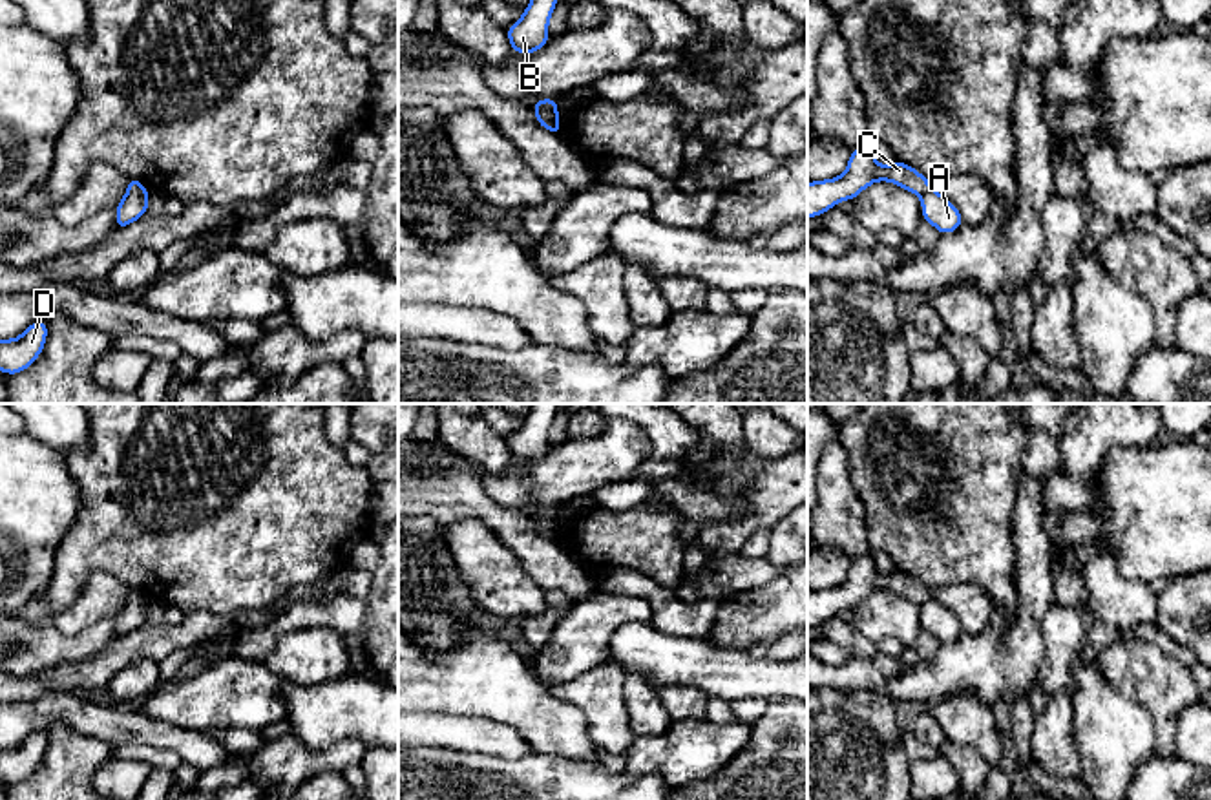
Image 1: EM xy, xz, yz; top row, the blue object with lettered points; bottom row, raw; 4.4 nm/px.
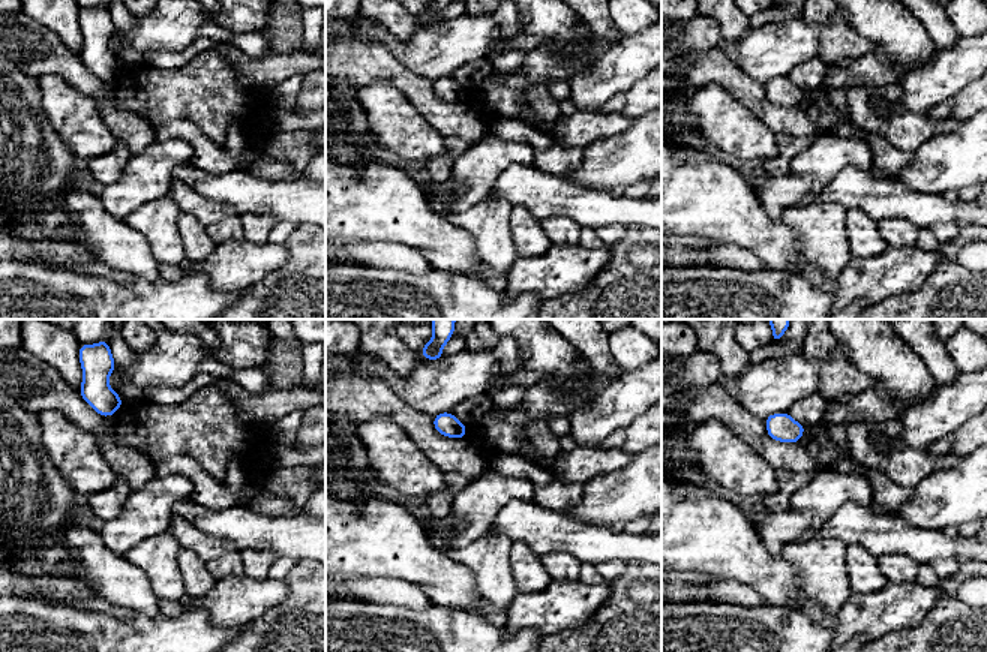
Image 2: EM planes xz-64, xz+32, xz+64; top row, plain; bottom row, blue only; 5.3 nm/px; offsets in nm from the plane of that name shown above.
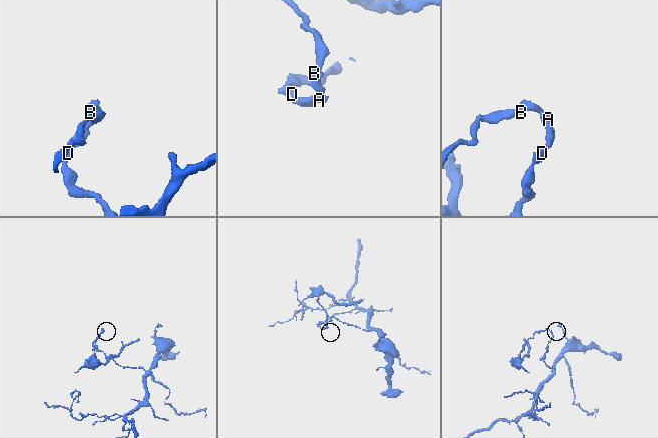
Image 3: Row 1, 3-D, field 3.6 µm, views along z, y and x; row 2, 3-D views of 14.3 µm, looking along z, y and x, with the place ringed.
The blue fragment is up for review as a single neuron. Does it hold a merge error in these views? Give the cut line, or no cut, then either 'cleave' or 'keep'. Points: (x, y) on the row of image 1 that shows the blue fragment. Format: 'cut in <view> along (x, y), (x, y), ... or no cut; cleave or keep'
cut in xz along (536, 110), (556, 112); cleave

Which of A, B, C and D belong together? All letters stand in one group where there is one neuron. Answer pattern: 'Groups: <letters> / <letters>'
Groups: A D / B C

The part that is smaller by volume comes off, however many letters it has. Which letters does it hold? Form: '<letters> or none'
B, C

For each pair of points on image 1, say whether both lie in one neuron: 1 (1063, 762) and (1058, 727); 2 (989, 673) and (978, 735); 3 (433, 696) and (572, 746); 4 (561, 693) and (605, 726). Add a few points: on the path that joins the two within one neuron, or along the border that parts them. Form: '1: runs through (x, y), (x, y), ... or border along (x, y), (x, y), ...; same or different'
1: runs through (1058, 753), (1058, 736); same
2: border along (941, 698), (974, 693), (990, 707); different
3: runs through (468, 696), (514, 696), (537, 716); same
4: runs through (572, 693), (598, 715); same

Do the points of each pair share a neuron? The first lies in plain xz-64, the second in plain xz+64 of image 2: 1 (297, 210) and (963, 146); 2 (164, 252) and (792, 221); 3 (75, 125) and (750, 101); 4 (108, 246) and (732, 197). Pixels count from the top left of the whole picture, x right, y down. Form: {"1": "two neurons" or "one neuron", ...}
{"1": "two neurons", "2": "one neuron", "3": "two neurons", "4": "one neuron"}

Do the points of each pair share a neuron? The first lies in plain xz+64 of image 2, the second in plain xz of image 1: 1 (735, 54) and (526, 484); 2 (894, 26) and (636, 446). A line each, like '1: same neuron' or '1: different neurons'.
1: same neuron
2: different neurons

